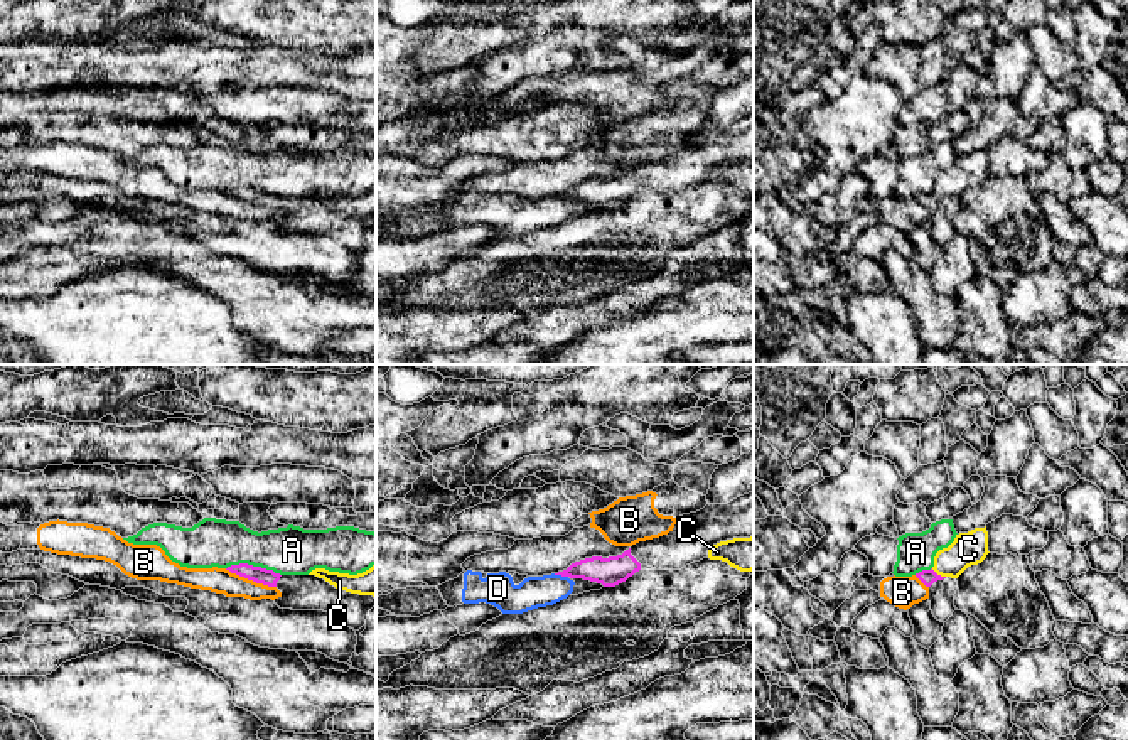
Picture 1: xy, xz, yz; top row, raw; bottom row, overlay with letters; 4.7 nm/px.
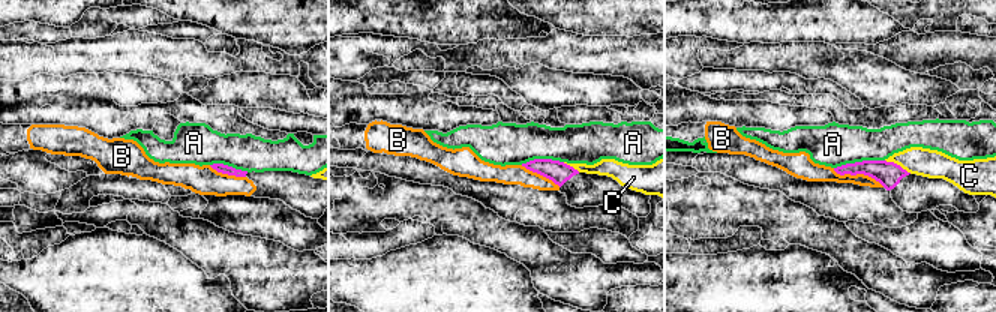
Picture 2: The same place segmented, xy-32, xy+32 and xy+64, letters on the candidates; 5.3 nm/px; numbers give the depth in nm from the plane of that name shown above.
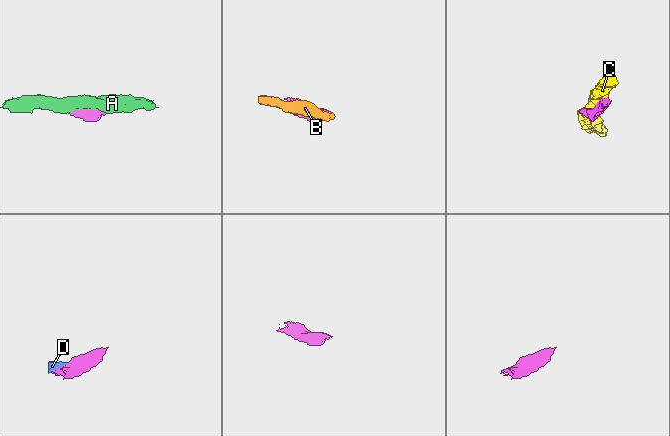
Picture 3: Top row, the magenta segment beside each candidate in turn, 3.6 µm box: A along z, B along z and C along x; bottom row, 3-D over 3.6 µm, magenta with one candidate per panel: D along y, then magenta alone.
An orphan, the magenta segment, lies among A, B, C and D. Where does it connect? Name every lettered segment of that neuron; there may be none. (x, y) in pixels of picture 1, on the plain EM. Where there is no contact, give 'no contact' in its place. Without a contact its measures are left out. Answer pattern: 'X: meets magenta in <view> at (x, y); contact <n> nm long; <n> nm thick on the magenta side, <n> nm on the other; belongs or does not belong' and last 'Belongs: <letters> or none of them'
A: meets magenta in xy at (252, 188); contact 260 nm long; 80 nm thick on the magenta side, 240 nm on the other; does not belong
B: meets magenta in xy at (250, 201); contact 260 nm long; 80 nm thick on the magenta side, 120 nm on the other; does not belong
C: meets magenta in yz at (936, 196); contact 80 nm long; 80 nm thick on the magenta side, 160 nm on the other; does not belong
D: meets magenta in xz at (560, 196); contact 70 nm long; 140 nm thick on the magenta side, 150 nm on the other; does not belong
Belongs: none of them

